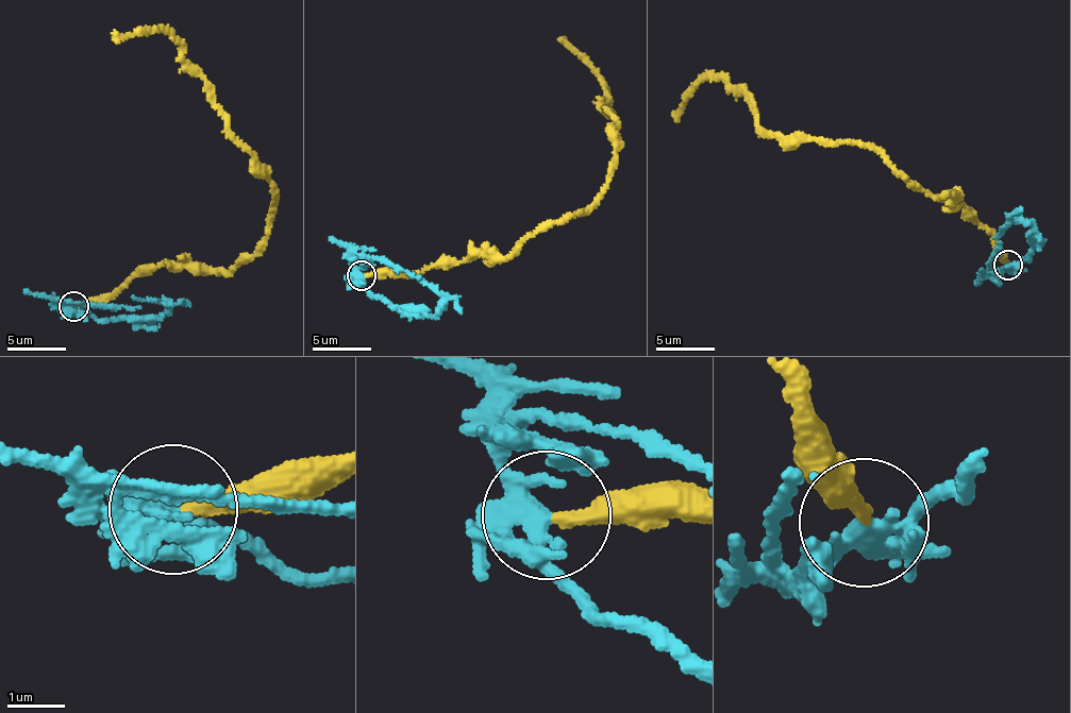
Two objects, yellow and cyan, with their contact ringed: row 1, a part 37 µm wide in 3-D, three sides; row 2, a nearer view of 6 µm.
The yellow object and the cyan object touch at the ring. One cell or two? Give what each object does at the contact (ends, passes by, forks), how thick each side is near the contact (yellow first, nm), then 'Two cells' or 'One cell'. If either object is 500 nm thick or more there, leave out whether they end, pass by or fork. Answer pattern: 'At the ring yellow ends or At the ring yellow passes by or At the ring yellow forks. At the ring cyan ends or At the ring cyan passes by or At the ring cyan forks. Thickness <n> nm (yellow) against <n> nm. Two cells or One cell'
At the ring yellow ends. At the ring cyan forks. Thickness 260 nm (yellow) against 280 nm. Two cells

